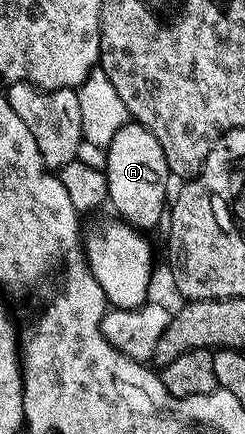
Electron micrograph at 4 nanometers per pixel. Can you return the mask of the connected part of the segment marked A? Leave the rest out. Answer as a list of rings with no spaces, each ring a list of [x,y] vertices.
[[[126,123],[123,127],[119,127],[119,131],[115,131],[115,137],[111,139],[105,153],[106,169],[104,172],[106,182],[109,184],[107,201],[109,205],[113,204],[113,209],[117,212],[116,216],[141,231],[150,231],[149,229],[155,228],[160,221],[162,224],[167,213],[165,192],[169,189],[171,174],[167,159],[163,155],[163,147],[159,147],[159,139],[155,139],[155,135],[151,135],[151,131],[147,131],[147,127],[136,123]]]

